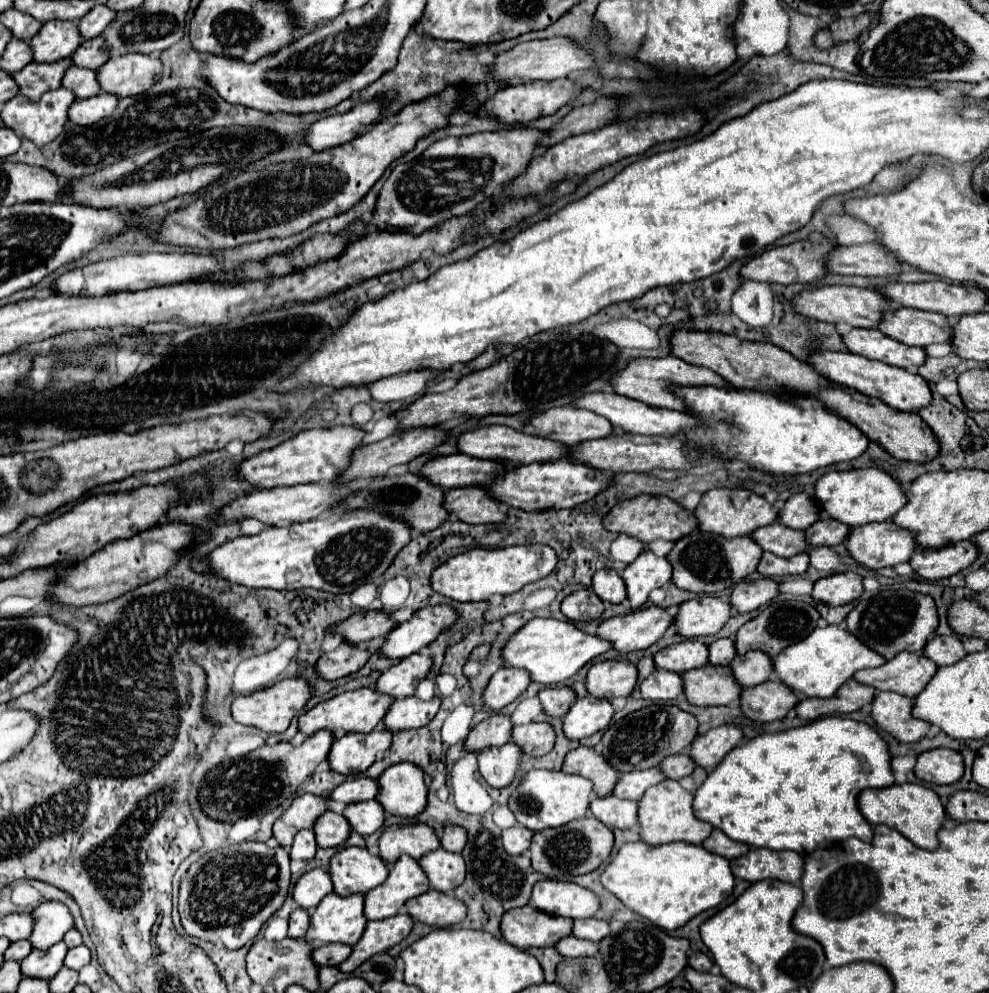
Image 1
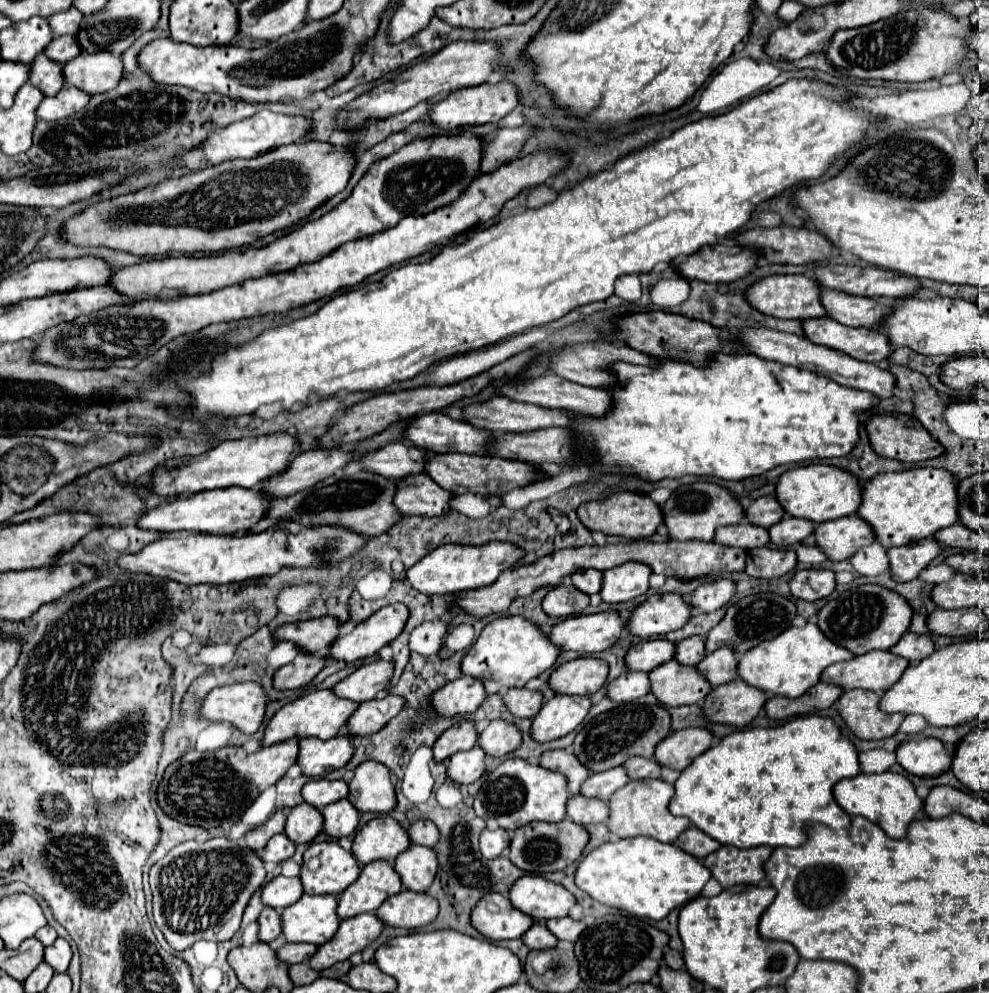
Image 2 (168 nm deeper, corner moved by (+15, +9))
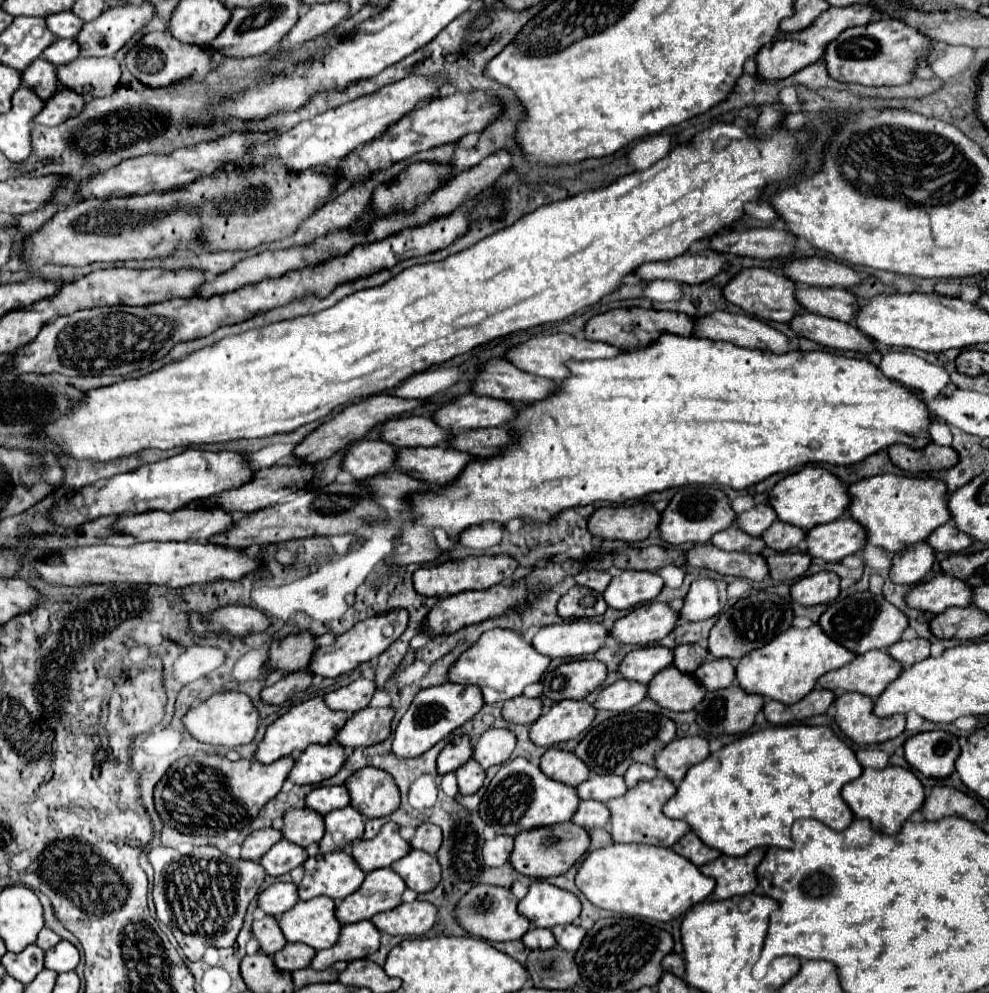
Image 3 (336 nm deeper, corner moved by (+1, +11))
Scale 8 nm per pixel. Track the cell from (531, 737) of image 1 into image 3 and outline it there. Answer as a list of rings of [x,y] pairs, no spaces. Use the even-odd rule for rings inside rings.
[[[487,729],[473,747],[473,759],[483,769],[501,765],[509,759],[511,751],[515,749],[515,743],[517,743],[515,735],[509,733],[507,729]]]

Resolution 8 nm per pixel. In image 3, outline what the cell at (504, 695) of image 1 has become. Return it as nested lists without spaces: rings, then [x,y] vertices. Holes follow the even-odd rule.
[[[443,683],[431,689],[423,689],[415,695],[407,713],[401,717],[395,735],[393,735],[393,755],[399,759],[413,759],[429,751],[441,739],[445,739],[451,731],[461,727],[473,715],[477,715],[483,707],[483,695],[479,695],[479,687],[463,687]]]

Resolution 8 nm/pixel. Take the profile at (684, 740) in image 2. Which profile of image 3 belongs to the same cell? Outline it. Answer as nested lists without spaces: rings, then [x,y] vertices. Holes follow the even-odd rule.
[[[683,737],[673,739],[655,755],[655,767],[669,781],[679,785],[689,767],[703,761],[709,755],[709,743],[703,737]]]

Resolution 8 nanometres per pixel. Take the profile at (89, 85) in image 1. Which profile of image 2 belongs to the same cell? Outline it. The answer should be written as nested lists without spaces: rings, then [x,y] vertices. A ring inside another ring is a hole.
[[[39,53],[37,61],[33,61],[33,65],[31,65],[29,83],[43,89],[43,93],[47,93],[47,95],[57,95],[65,87],[63,65],[45,57],[45,53]]]

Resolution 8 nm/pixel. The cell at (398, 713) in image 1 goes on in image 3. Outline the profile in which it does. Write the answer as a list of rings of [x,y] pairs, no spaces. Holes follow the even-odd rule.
[[[365,707],[347,719],[335,741],[345,749],[377,745],[389,737],[393,715],[393,707]]]

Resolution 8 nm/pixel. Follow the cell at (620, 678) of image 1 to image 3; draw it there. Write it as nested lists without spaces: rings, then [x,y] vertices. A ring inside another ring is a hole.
[[[571,661],[559,665],[555,671],[547,671],[541,679],[543,695],[553,701],[563,699],[583,699],[591,691],[595,691],[603,679],[607,677],[607,669],[601,661]]]

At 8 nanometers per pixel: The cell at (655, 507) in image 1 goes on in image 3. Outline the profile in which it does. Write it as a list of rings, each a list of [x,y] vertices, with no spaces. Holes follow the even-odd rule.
[[[649,503],[601,507],[589,517],[587,529],[593,537],[635,543],[647,539],[657,529],[659,519],[661,515]]]

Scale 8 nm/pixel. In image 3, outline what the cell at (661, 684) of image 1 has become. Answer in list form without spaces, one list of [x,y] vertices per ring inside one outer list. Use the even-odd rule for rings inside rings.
[[[619,679],[613,685],[599,691],[593,707],[621,713],[621,711],[627,711],[633,705],[641,703],[645,697],[647,697],[647,687],[645,685]]]

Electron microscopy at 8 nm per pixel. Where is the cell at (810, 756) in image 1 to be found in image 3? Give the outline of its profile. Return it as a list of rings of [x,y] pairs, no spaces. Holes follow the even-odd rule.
[[[785,725],[767,727],[751,735],[725,745],[721,751],[709,755],[705,761],[693,765],[675,797],[671,797],[663,813],[671,819],[683,819],[691,831],[711,849],[729,855],[743,857],[755,847],[791,847],[789,829],[797,819],[817,819],[833,831],[843,831],[851,825],[853,813],[841,797],[845,783],[857,779],[863,767],[855,759],[855,753],[829,729],[811,725]]]

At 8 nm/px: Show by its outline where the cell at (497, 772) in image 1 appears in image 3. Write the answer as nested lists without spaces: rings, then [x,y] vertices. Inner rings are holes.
[[[473,759],[467,761],[463,767],[459,767],[455,771],[457,777],[457,785],[459,785],[459,793],[461,795],[473,795],[479,791],[479,787],[485,781],[485,771],[479,767],[479,763],[475,763]]]

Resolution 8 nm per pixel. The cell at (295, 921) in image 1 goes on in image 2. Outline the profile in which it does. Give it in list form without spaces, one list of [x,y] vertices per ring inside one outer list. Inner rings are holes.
[[[265,907],[259,915],[259,939],[271,943],[277,935],[281,935],[281,915],[277,913],[277,909]]]

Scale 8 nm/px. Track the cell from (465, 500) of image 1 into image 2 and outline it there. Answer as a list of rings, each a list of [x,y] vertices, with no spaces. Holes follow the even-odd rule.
[[[419,473],[397,483],[397,495],[393,503],[403,515],[443,517],[451,511],[451,499],[453,493],[437,485],[427,473]]]

